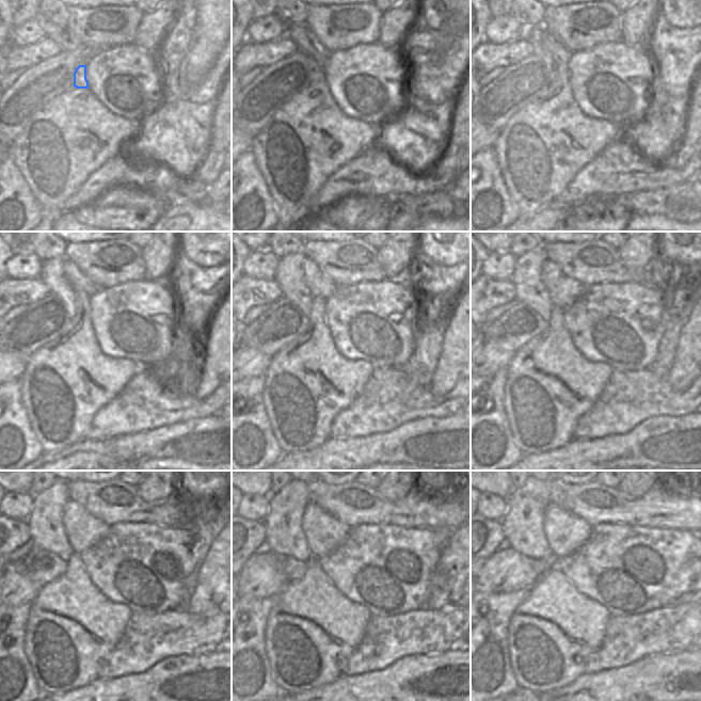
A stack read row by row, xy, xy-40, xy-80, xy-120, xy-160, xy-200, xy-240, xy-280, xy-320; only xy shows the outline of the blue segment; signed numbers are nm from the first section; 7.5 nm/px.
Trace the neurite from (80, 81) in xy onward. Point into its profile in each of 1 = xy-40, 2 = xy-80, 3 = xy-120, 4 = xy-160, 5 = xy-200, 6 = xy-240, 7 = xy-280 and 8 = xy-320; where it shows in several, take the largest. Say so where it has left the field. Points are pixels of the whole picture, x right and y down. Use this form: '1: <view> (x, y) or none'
1: xy-40 (314, 67)
2: xy-80 (532, 34)
3: xy-120 (52, 274)
4: xy-160 (289, 275)
5: xy-200 (526, 277)
6: xy-240 (45, 521)
7: xy-280 (284, 535)
8: xy-320 (522, 524)

